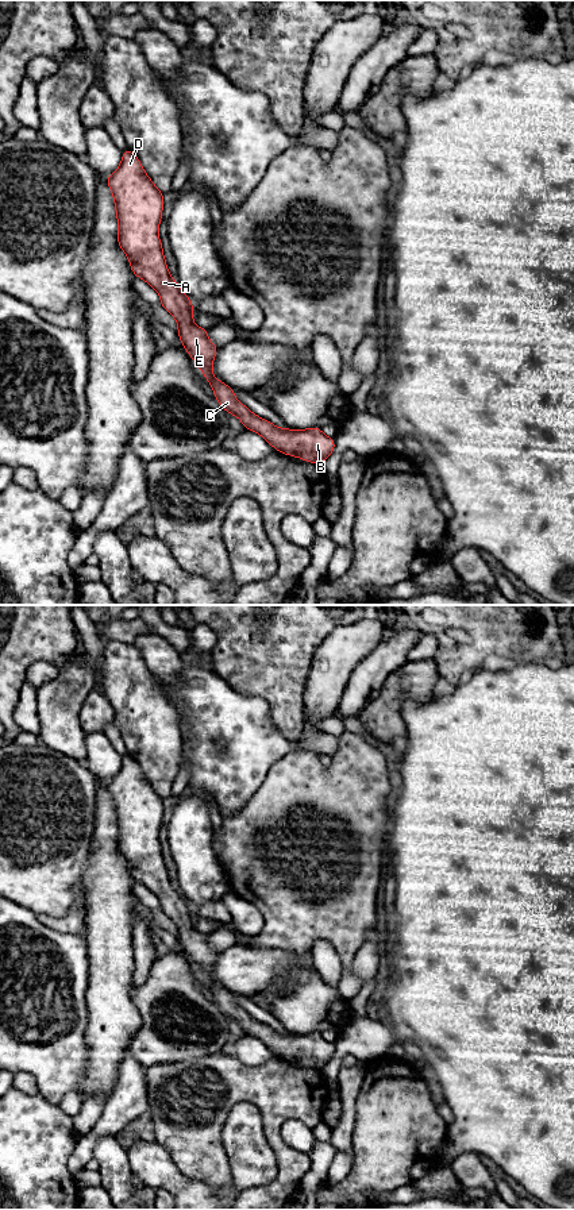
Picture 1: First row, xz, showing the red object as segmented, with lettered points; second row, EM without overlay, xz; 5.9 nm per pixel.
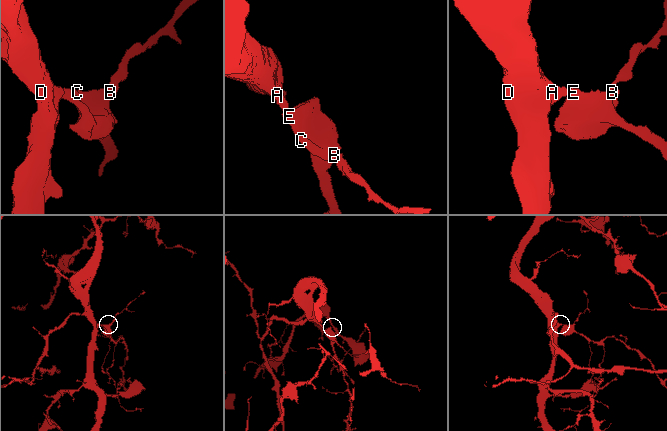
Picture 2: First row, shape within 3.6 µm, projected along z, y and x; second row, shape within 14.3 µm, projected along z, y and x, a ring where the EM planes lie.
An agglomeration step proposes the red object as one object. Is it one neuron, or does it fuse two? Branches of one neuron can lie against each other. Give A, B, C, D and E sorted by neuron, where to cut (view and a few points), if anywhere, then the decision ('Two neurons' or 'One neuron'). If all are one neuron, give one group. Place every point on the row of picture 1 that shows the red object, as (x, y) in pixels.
Groups: A B C D E. No split. One neuron

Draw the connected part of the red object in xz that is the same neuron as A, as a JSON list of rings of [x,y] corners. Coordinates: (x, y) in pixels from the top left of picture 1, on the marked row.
[[[128,149],[123,151],[119,167],[115,173],[107,177],[107,185],[113,196],[116,219],[119,223],[118,243],[127,255],[132,273],[135,277],[142,278],[157,290],[161,297],[159,305],[162,305],[178,323],[180,327],[177,328],[177,334],[181,344],[196,362],[205,379],[211,384],[213,397],[219,401],[221,408],[227,413],[236,416],[249,431],[261,435],[276,448],[276,451],[301,458],[303,461],[316,465],[325,461],[335,451],[335,439],[324,435],[319,427],[308,429],[278,428],[239,402],[235,397],[234,389],[213,375],[212,365],[219,347],[209,340],[208,330],[200,328],[193,323],[193,302],[177,281],[172,278],[165,261],[162,243],[158,235],[163,211],[163,193],[150,180],[140,161],[132,151]]]

